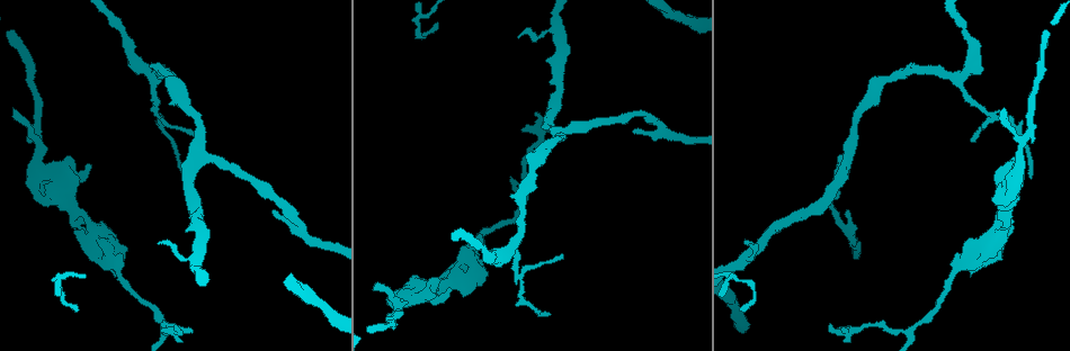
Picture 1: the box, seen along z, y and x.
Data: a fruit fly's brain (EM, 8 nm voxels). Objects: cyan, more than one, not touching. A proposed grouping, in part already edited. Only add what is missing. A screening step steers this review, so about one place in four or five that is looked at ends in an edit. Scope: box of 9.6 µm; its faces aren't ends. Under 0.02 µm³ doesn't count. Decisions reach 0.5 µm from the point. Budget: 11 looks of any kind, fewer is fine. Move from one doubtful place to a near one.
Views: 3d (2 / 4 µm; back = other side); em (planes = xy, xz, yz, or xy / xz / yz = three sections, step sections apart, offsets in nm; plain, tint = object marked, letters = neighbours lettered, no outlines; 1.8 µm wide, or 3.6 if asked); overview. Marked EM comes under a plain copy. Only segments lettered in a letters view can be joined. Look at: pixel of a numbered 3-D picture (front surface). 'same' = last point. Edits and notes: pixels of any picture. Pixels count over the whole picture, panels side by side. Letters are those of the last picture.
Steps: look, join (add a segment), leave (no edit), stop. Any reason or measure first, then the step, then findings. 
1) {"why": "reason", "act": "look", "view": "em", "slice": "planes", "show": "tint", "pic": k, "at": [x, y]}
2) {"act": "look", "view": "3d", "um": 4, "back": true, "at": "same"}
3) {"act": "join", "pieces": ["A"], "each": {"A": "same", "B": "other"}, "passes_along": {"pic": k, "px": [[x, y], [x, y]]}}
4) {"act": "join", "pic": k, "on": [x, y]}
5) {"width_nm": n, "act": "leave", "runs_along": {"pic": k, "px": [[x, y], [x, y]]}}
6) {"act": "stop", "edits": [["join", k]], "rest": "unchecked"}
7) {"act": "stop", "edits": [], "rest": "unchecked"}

{"why": "thick turns thin", "act": "look", "view": "em", "slice": "planes", "show": "letters", "pic": 1, "at": [955, 270]}

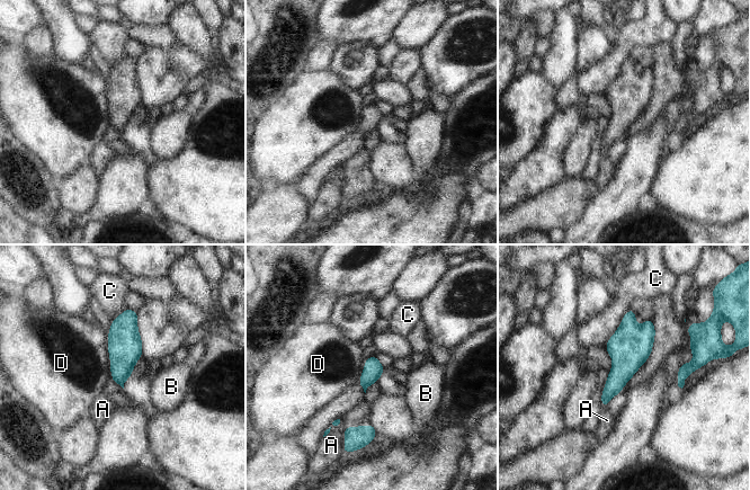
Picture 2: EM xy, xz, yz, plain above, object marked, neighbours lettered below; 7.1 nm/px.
{"longest_contact_nm": ["D", 340], "act": "leave", "each": {"A": "other", "B": "other", "C": "other", "D": "other"}, "found": "no lettered segment goes on from it"}

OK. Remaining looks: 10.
{"why": "free end", "act": "look", "view": "em", "slice": "xz", "step": 16, "show": "letters", "pic": 1, "at": [1007, 233]}

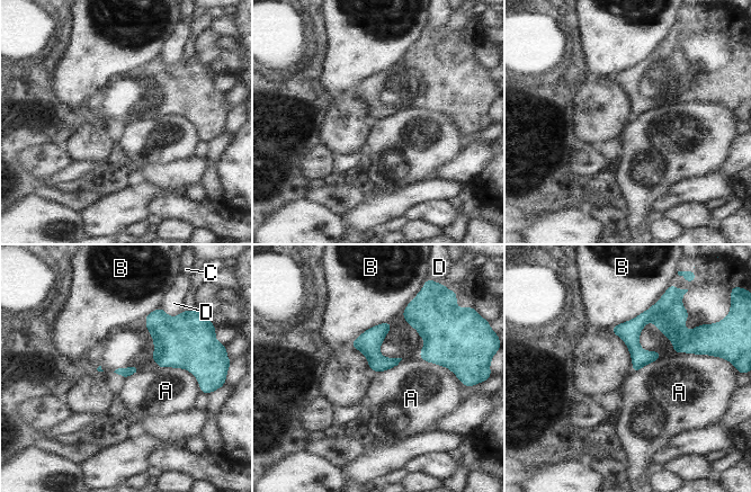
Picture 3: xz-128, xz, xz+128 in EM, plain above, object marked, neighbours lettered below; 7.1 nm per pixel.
{"act": "leave", "each": {"A": "other", "B": "other", "C": "other", "D": "other"}, "border": {"pic": 3, "px": [[159, 367], [185, 367], [200, 390]]}, "found": "none of them fits"}

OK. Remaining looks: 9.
{"why": "branch stops here", "act": "look", "view": "3d", "um": 4, "pic": 1, "at": [373, 289]}

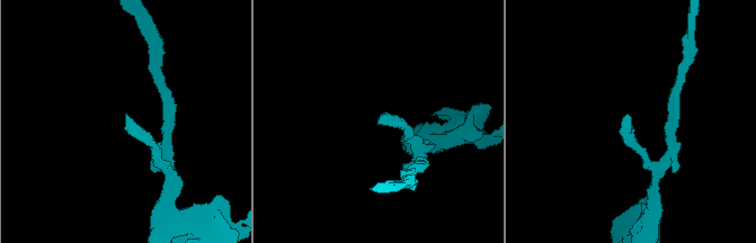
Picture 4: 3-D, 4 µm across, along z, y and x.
{"act": "look", "view": "em", "slice": "planes", "show": "letters", "pic": 4, "at": [628, 115]}

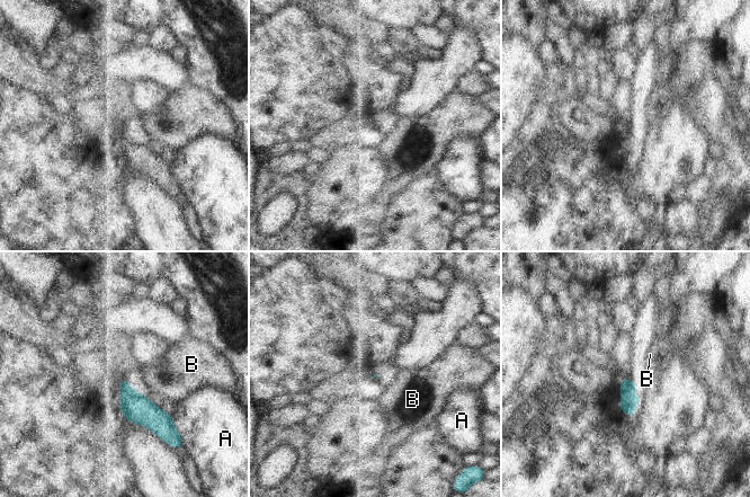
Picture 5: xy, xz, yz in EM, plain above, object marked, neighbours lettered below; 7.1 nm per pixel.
{"act": "leave", "each": {"A": "other", "B": "other"}, "border": {"pic": 5, "px": [[624, 375], [635, 383]]}, "found": "none of them fits"}

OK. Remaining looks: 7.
{"why": "tapers out", "act": "look", "view": "3d", "um": 2, "pic": 1, "at": [521, 129]}

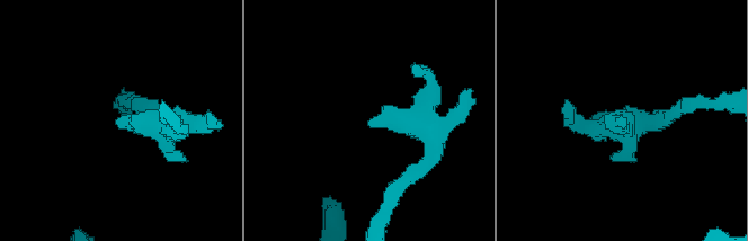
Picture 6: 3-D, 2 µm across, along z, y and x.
{"why": "need the tissue", "act": "look", "view": "em", "slice": "planes", "show": "letters", "pic": 6, "at": [115, 123]}

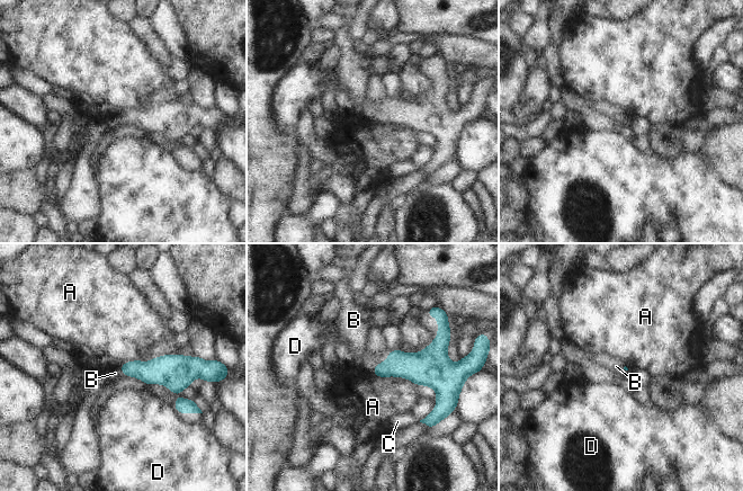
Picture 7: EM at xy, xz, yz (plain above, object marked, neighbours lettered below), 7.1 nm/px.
{"act": "join", "pieces": ["B"], "each": {"A": "other", "B": "same", "C": "other", "D": "other"}, "found": "it goes on there"}

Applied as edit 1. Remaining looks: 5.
{"act": "look", "view": "overview"}

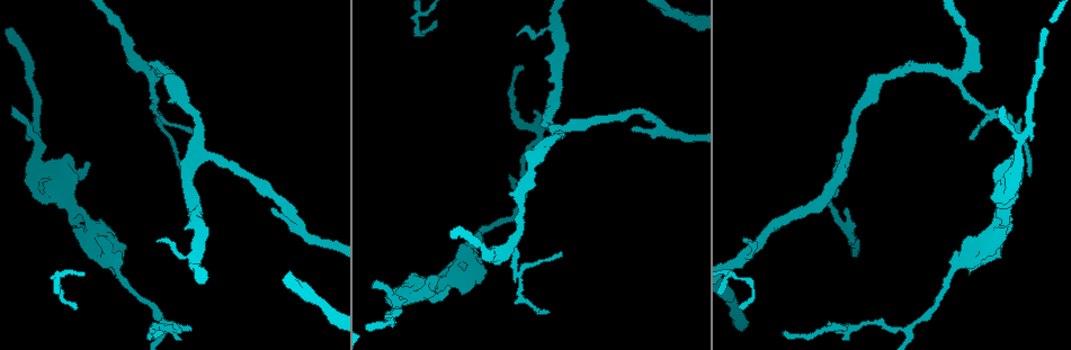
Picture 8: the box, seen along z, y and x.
{"why": "an open end", "act": "look", "view": "3d", "um": 2, "pic": 8, "at": [271, 207]}

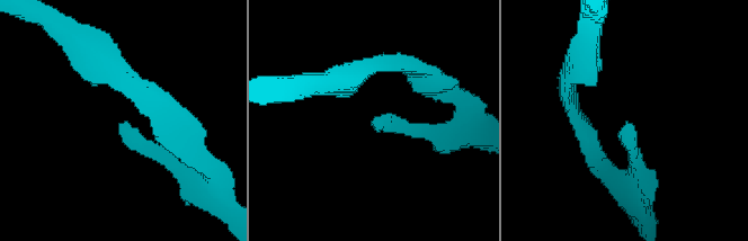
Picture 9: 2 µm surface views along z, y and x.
{"why": "shape alone is not enough", "act": "look", "view": "em", "slice": "planes", "show": "letters", "pic": 9, "at": [124, 123]}

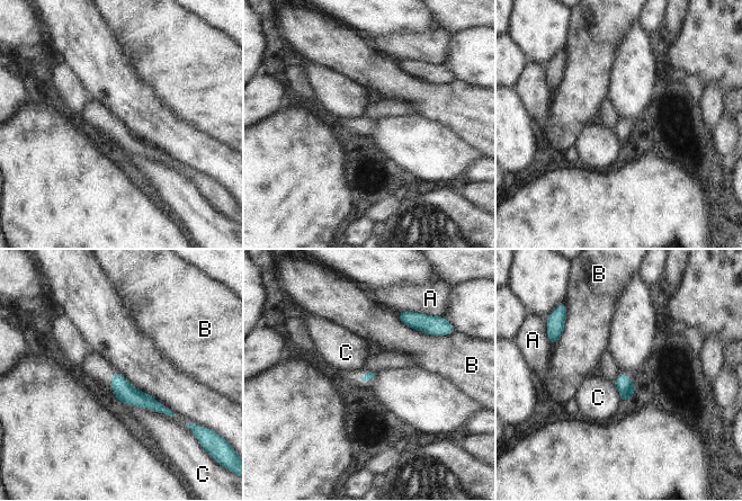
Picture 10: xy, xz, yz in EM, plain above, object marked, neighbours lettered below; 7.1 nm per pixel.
{"longest_contact_nm": ["C", 460], "act": "leave", "each": {"A": "other", "B": "other", "C": "other"}, "found": "none of them fits"}

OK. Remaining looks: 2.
{"act": "stop", "edits": [["join", 7]], "rest": "unchecked"}

